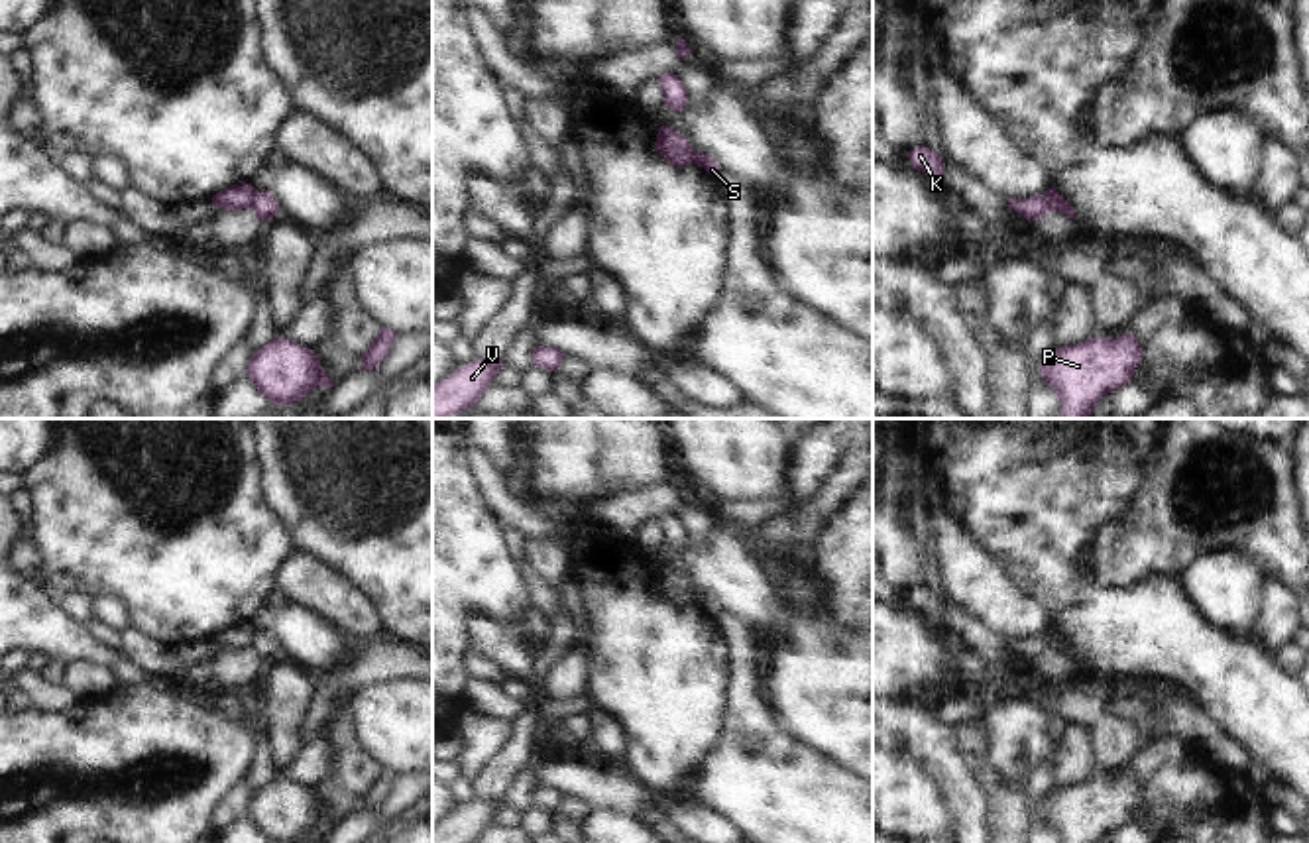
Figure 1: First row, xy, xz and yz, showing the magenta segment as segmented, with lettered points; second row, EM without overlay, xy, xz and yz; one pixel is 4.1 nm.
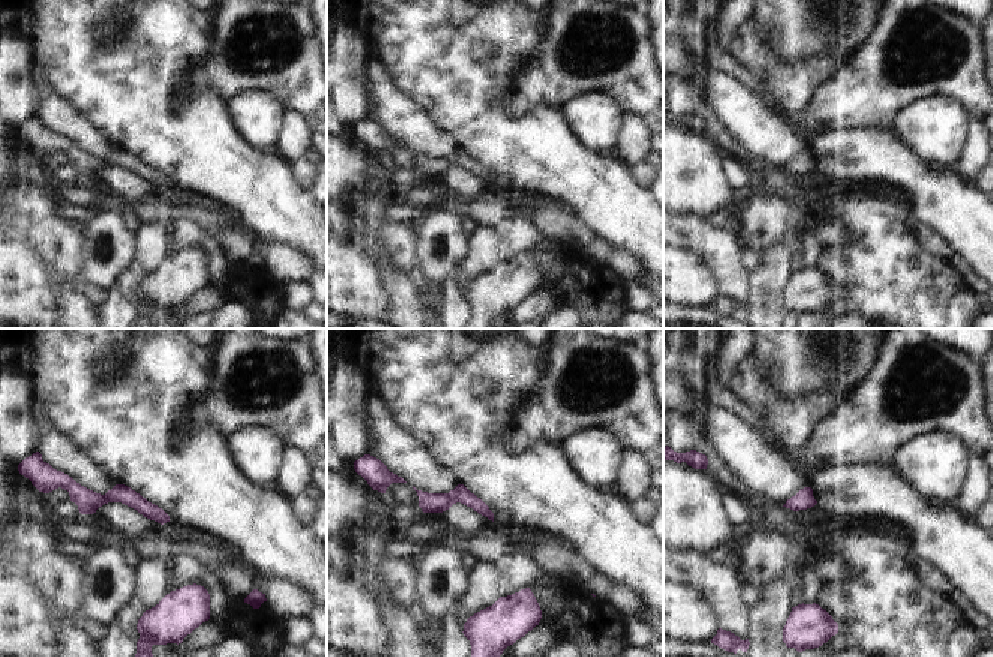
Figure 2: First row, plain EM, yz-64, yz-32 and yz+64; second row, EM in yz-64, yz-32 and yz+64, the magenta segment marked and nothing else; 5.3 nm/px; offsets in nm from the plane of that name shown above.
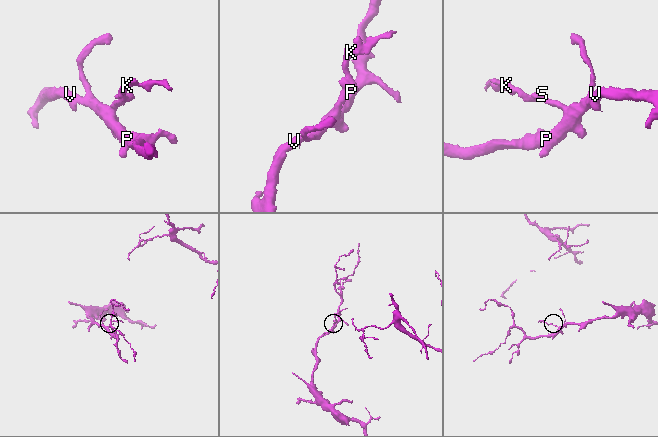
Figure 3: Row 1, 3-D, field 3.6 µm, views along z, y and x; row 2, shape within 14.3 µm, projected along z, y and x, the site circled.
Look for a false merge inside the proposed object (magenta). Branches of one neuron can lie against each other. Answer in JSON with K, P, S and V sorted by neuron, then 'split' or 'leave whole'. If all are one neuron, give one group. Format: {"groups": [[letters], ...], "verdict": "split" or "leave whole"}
{"groups": [["K", "S"], ["P", "V"]], "verdict": "split"}

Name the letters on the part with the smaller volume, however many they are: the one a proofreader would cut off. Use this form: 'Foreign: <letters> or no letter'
Foreign: K, S

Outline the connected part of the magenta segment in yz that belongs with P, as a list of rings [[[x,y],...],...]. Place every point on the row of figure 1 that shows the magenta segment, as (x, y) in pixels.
[[[1134,334],[1091,336],[1079,344],[1053,348],[1038,371],[1061,403],[1059,419],[1089,419],[1103,395],[1130,381],[1140,358]]]

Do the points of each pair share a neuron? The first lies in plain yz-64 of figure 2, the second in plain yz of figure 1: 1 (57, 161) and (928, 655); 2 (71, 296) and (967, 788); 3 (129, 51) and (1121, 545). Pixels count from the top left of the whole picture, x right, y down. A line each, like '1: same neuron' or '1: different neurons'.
1: different neurons
2: same neuron
3: different neurons

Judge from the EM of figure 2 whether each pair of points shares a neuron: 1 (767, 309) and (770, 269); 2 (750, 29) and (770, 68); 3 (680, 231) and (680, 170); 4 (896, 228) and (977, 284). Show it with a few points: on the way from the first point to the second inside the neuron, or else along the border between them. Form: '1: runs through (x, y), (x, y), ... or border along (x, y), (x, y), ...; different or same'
1: runs through (767, 299), (768, 279); same
2: runs through (750, 38), (750, 48), (761, 59); same
3: border along (678, 212), (707, 221); different
4: border along (948, 260), (962, 279), (977, 293); different

